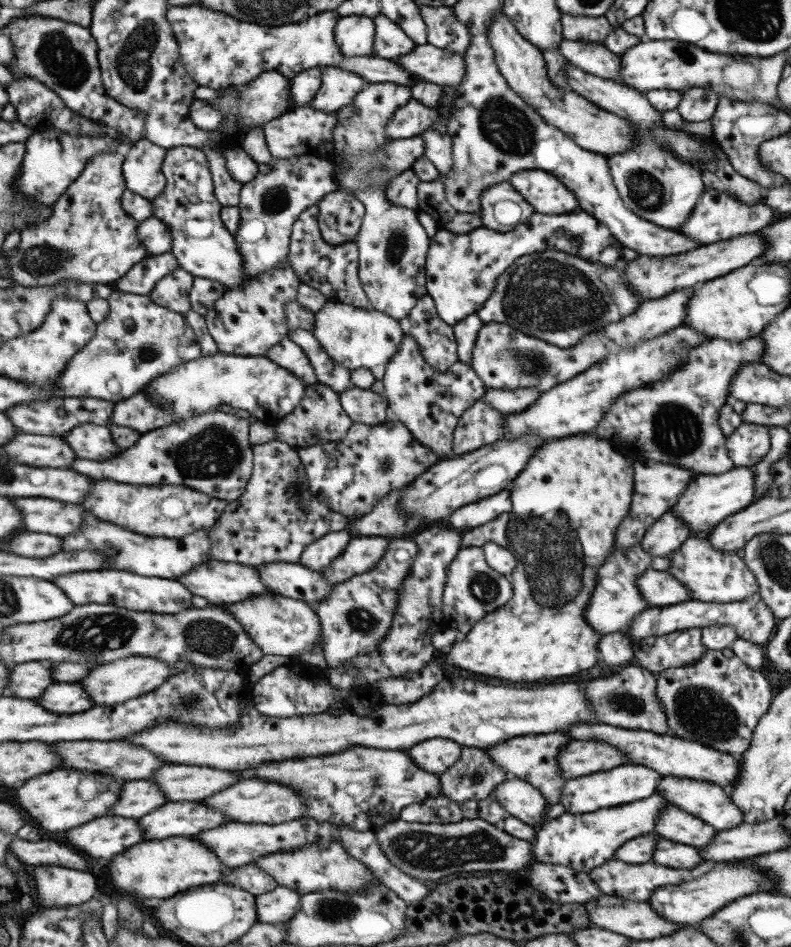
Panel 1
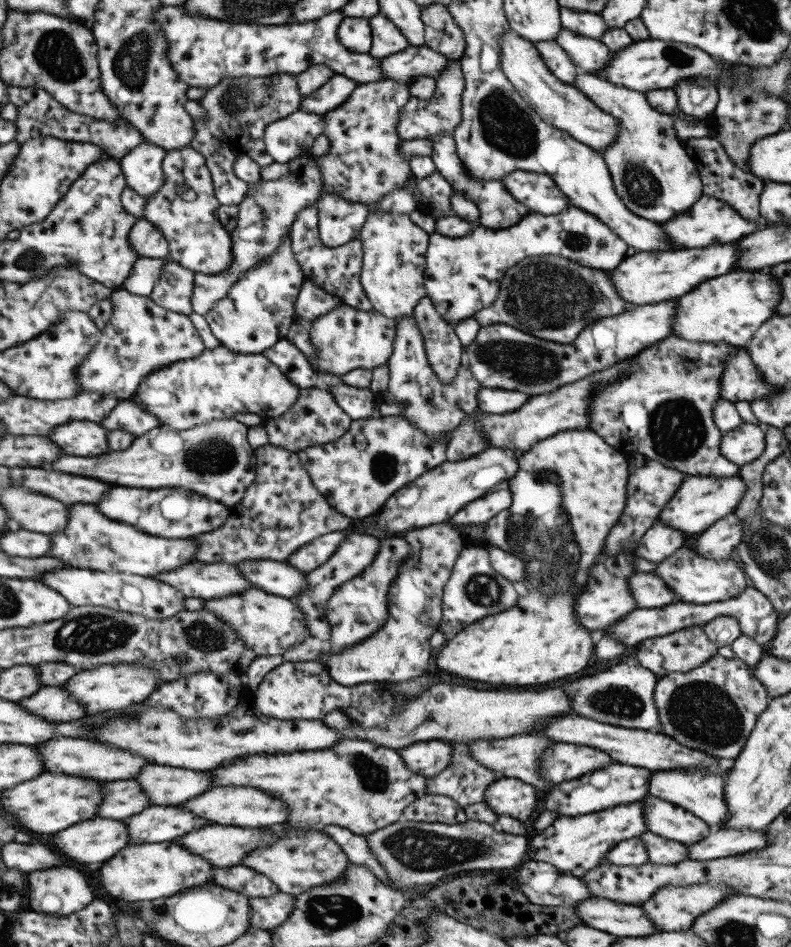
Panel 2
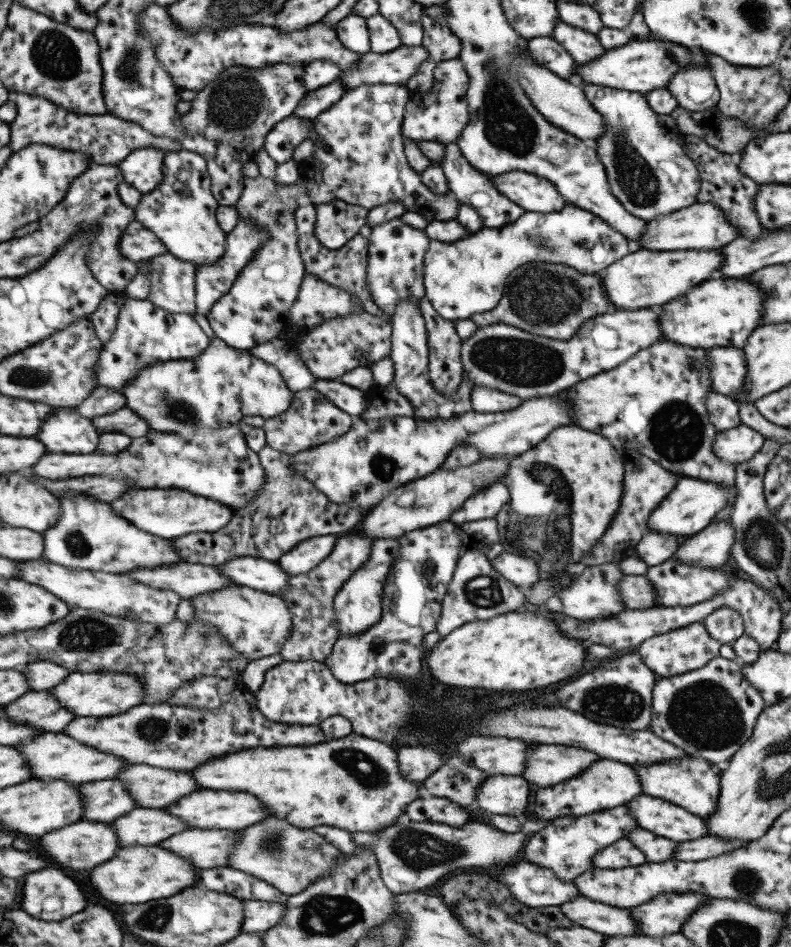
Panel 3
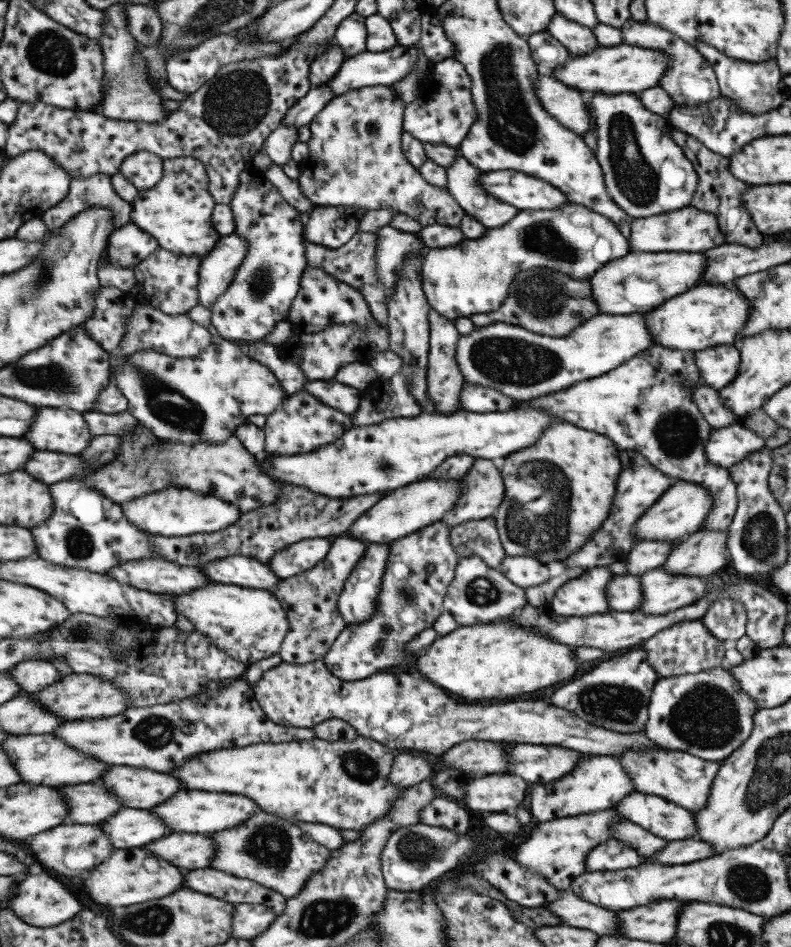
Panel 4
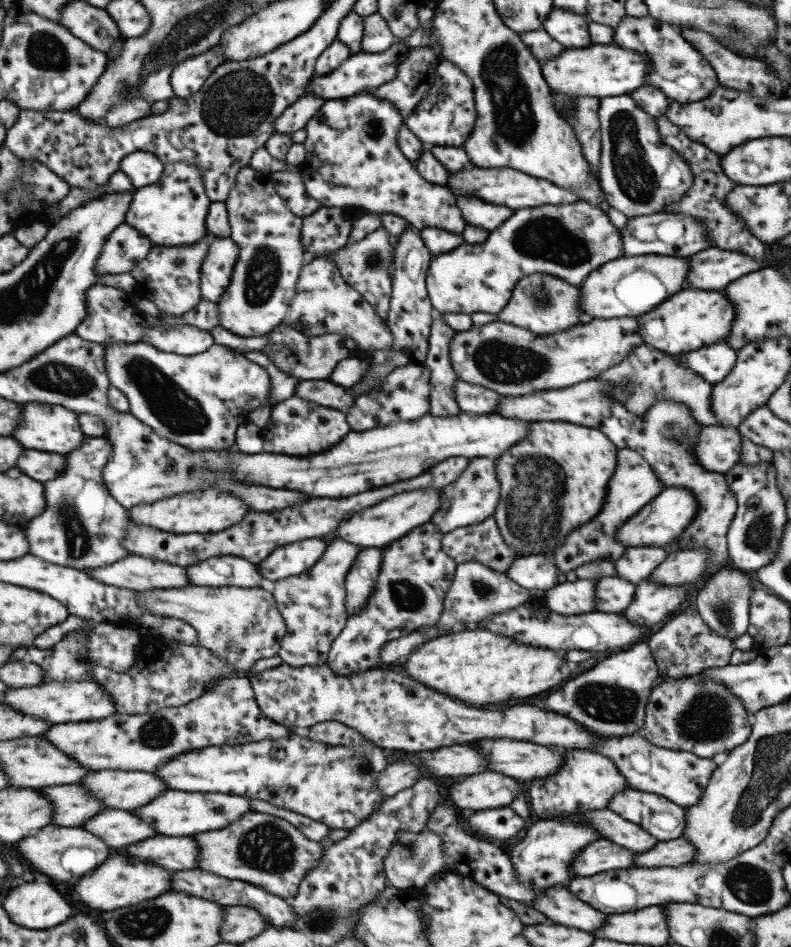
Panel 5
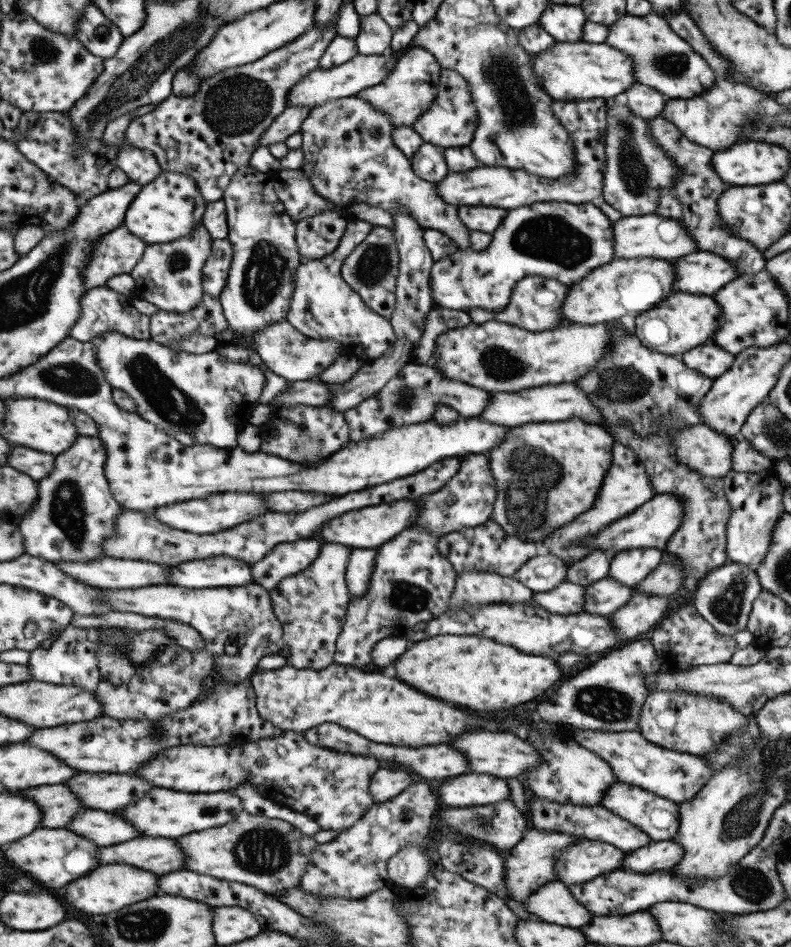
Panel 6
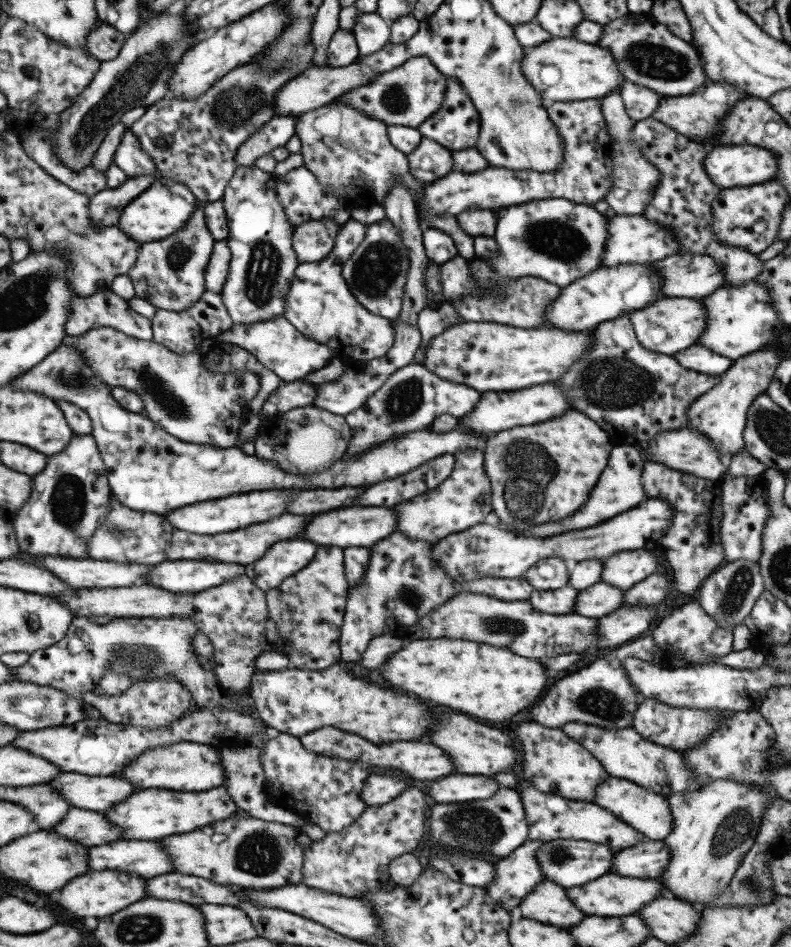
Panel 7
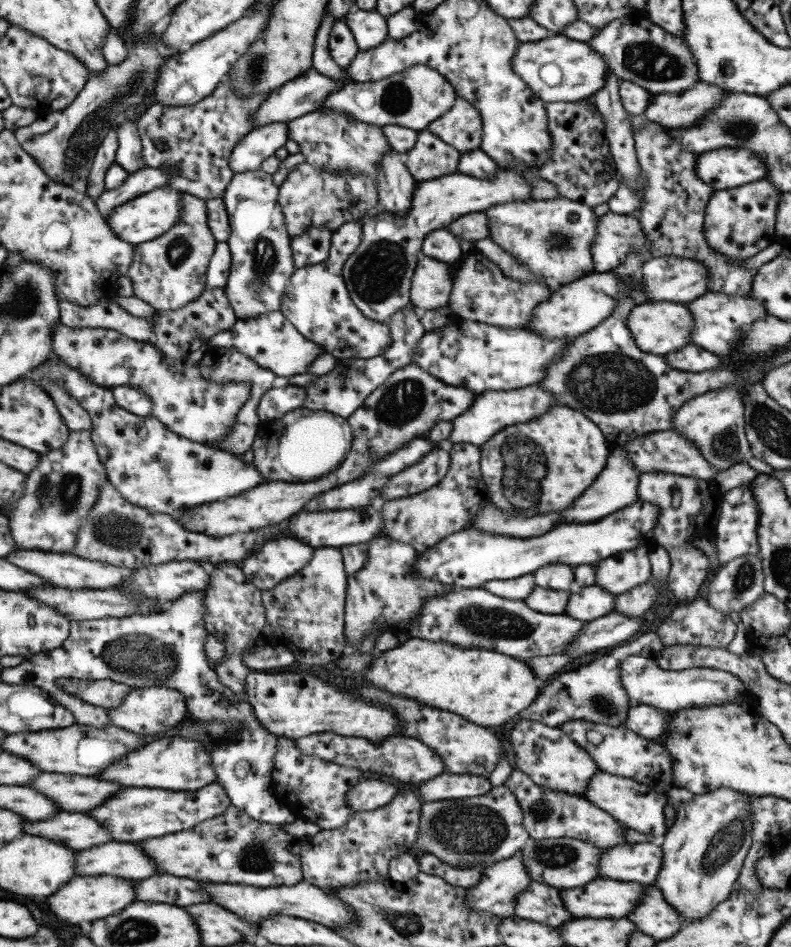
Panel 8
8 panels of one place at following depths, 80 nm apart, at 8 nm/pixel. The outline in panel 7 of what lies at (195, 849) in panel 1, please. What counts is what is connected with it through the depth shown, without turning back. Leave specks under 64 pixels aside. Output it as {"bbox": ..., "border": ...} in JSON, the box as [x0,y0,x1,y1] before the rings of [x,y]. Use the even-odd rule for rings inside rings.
{"bbox":[57,870,147,918],"border":[[[117,870],[91,871],[84,876],[75,878],[67,886],[61,889],[61,898],[57,904],[67,910],[67,914],[79,916],[79,918],[107,917],[119,910],[124,910],[135,902],[147,897],[145,894],[145,880],[135,878],[133,874],[127,874]]]}

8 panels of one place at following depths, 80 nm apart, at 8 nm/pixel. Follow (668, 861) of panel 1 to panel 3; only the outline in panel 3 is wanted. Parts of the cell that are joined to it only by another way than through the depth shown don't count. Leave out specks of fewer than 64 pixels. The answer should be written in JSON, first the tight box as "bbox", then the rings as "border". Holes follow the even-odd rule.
{"bbox":[625,827,677,863],"border":[[[641,827],[625,835],[625,839],[644,854],[647,863],[661,863],[673,859],[673,850],[677,846],[677,843],[647,832]]]}

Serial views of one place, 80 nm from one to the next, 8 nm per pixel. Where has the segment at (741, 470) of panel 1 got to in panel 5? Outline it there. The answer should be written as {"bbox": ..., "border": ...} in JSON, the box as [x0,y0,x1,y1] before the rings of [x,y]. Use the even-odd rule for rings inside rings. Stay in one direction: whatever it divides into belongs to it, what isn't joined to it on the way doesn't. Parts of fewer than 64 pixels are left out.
{"bbox":[614,487,696,546],"border":[[[668,487],[661,490],[655,498],[643,505],[633,516],[614,532],[614,539],[623,546],[666,546],[673,544],[675,537],[686,529],[690,524],[696,511],[695,497],[685,489],[679,487]]]}

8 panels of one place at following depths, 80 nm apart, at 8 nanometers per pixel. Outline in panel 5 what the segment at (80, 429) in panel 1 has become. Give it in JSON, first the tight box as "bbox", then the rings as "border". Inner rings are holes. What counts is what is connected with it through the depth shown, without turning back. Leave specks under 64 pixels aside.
{"bbox":[12,402,86,455],"border":[[[38,402],[22,404],[27,406],[27,410],[23,410],[23,422],[19,424],[19,430],[15,430],[12,436],[15,436],[25,448],[66,455],[79,448],[86,440],[86,433],[81,429],[81,420],[74,410],[69,410],[66,406]]]}

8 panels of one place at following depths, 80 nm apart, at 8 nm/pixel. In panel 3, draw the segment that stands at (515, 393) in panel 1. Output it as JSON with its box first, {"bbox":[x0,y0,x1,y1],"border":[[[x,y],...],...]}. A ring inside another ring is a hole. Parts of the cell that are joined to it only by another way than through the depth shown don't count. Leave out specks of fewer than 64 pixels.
{"bbox":[469,386,520,413],"border":[[[483,386],[471,390],[469,394],[471,411],[479,413],[506,412],[520,405],[520,398],[505,394],[496,389],[489,389]]]}

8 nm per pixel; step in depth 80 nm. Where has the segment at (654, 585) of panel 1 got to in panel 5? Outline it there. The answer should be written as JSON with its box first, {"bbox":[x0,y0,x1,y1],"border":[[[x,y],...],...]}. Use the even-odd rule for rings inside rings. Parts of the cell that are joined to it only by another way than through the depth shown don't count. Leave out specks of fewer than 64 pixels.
{"bbox":[594,576,635,613],"border":[[[617,576],[599,577],[594,590],[594,611],[620,613],[633,600],[635,584]]]}

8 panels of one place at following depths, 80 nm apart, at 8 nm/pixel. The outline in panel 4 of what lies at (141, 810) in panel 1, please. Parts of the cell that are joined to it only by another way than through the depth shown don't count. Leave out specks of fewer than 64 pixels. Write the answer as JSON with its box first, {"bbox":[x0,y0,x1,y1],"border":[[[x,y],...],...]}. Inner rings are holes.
{"bbox":[59,784,123,825],"border":[[[79,784],[59,788],[69,802],[69,818],[67,822],[75,824],[95,825],[96,822],[108,818],[110,814],[123,807],[112,792],[104,786],[95,784]]]}

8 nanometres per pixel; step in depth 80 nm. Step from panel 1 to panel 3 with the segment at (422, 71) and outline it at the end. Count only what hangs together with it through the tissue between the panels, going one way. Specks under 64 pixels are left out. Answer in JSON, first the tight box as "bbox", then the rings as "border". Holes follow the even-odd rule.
{"bbox":[339,45,427,89],"border":[[[399,45],[395,50],[383,54],[367,51],[359,60],[339,76],[347,89],[361,84],[387,83],[405,86],[419,64],[427,60],[426,50],[421,47]]]}

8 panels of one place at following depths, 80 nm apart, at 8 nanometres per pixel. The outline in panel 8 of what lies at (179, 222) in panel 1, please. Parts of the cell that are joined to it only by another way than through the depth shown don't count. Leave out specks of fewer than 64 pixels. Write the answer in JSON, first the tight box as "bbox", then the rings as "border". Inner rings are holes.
{"bbox":[105,184,181,245],"border":[[[166,184],[163,188],[156,188],[117,206],[109,213],[110,217],[107,217],[105,221],[114,234],[123,239],[123,242],[139,245],[153,241],[160,234],[166,233],[177,222],[181,210],[180,194],[181,192],[171,190]]]}

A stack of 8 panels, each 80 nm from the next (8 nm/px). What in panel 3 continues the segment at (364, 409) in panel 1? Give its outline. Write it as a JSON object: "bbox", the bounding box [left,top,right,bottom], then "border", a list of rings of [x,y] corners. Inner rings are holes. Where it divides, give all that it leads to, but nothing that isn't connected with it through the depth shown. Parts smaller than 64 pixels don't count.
{"bbox":[312,379,366,418],"border":[[[317,379],[312,388],[349,417],[357,418],[363,414],[366,403],[365,398],[363,398],[365,396],[363,391],[346,386],[338,380],[327,381],[322,379]]]}

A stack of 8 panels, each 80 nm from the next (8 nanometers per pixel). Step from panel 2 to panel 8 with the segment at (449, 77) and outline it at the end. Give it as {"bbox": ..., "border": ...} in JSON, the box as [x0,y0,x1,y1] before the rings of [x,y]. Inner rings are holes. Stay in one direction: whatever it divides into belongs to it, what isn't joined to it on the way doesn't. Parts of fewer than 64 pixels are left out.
{"bbox":[425,92,482,154],"border":[[[456,92],[455,96],[453,106],[430,122],[425,129],[461,154],[479,149],[482,122],[474,106]]]}

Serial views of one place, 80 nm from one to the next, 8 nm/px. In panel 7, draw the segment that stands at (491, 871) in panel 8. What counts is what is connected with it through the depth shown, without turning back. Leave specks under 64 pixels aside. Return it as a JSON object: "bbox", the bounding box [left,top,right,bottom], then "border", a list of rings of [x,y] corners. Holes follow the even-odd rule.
{"bbox":[482,839,543,913],"border":[[[528,839],[506,858],[496,861],[493,881],[482,886],[491,905],[497,905],[511,913],[530,890],[543,881],[541,869],[534,856],[541,844],[543,841]]]}

